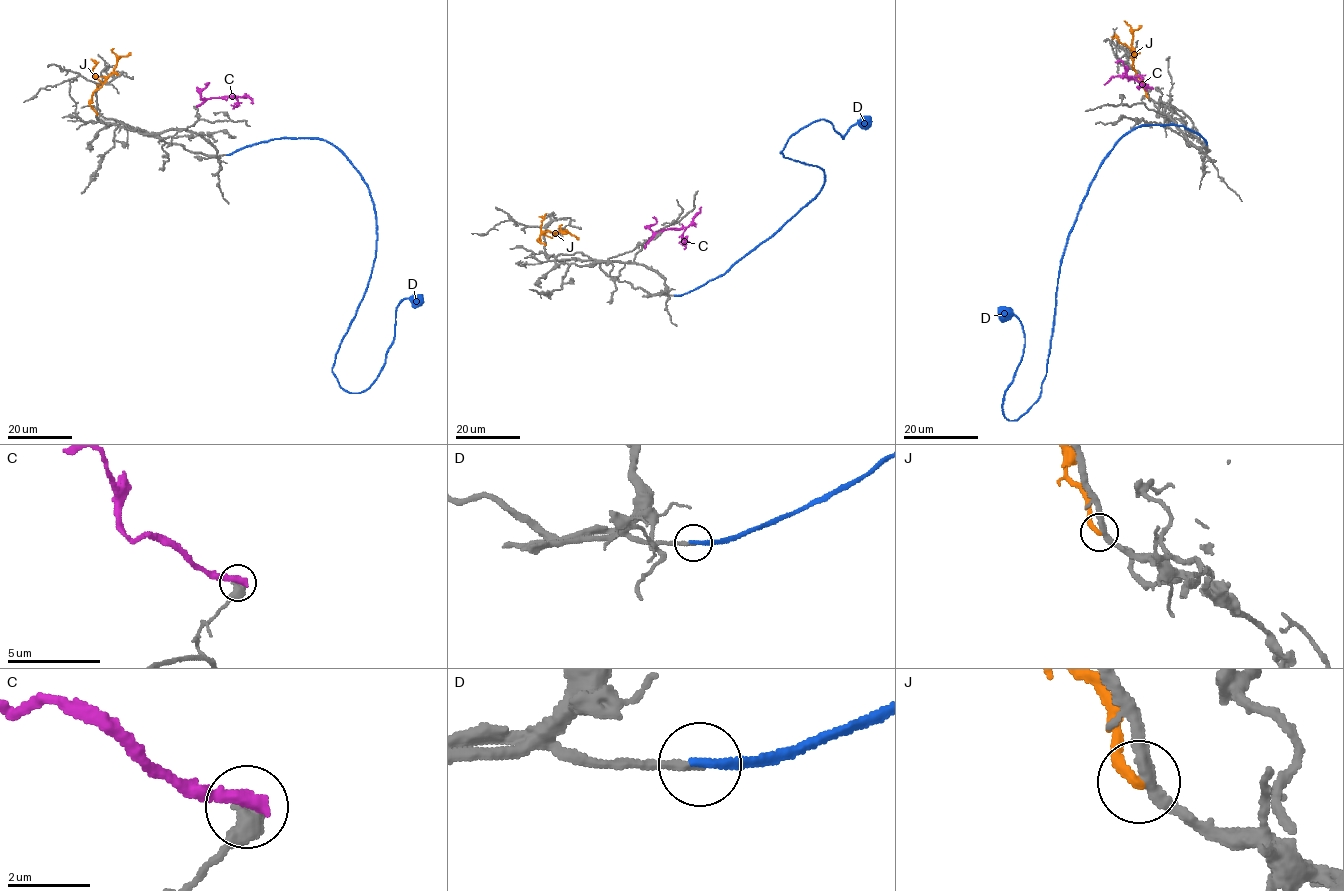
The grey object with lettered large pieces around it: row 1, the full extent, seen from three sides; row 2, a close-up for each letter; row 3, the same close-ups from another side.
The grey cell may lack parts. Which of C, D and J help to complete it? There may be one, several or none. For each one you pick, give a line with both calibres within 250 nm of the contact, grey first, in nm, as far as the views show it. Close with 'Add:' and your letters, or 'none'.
D: 240/240 nm
Add: D

